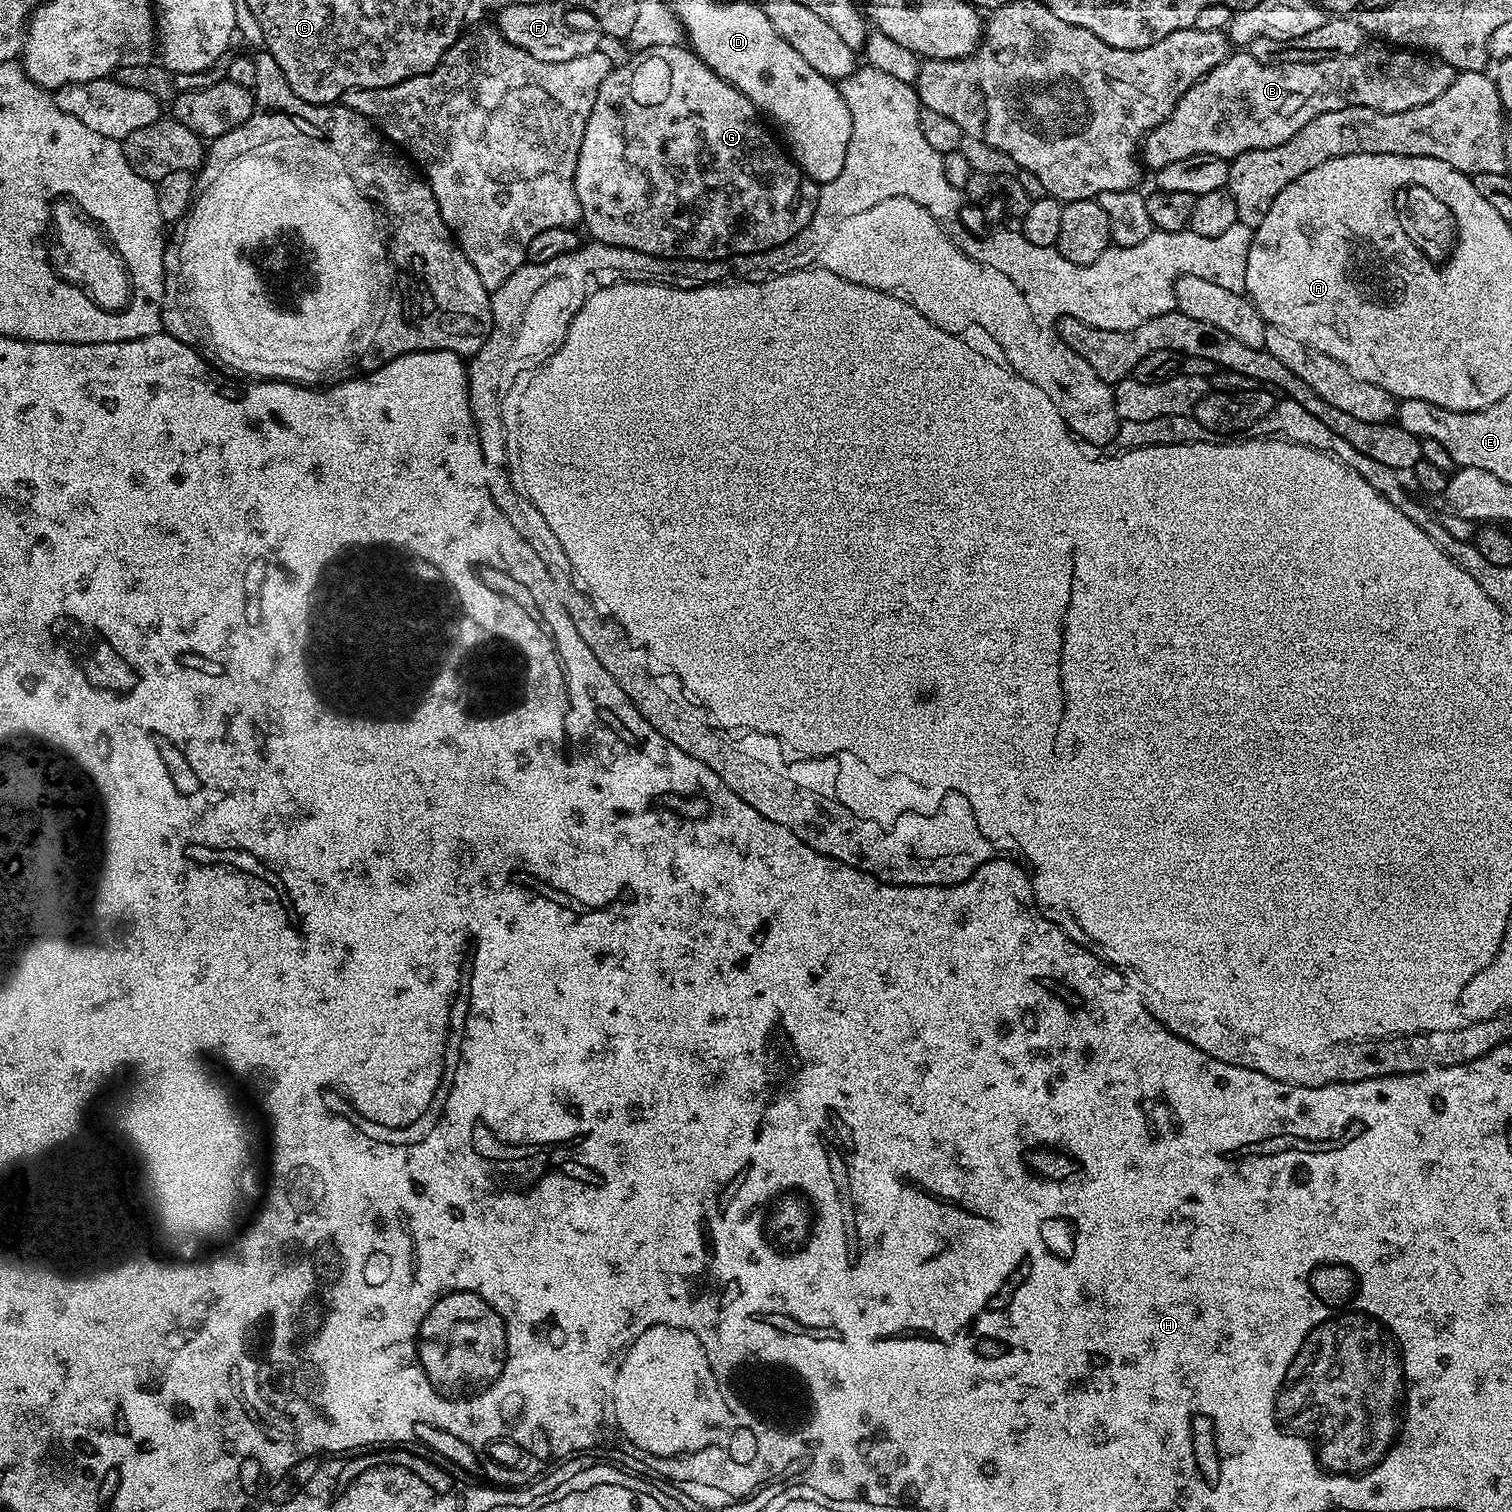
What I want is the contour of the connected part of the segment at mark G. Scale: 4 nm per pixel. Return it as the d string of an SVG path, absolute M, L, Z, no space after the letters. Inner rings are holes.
M679 44L658 46L632 57L633 60L626 61L621 68L620 65L613 67L602 86L598 86L598 98L594 98L594 110L590 110L586 134L582 134L582 150L578 154L574 190L578 194L583 227L588 227L588 232L592 235L589 237L598 244L622 246L638 250L642 254L671 260L725 262L738 256L750 256L768 248L782 246L784 242L794 238L810 222L815 212L816 199L820 197L820 188L815 180L802 178L802 173L791 155L781 147L775 135L772 137L768 133L769 125L762 119L760 109L750 102L750 98L746 98L746 94L742 94L737 88L730 86L730 82L714 74L714 70L710 70L710 66L706 66L706 62L702 62L702 58L698 58L691 47Z

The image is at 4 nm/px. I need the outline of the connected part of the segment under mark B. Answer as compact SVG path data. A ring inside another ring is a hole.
M1365 46L1360 51L1349 56L1331 56L1325 60L1306 62L1305 64L1302 62L1263 64L1262 62L1258 62L1258 58L1251 56L1247 50L1233 51L1222 63L1214 66L1214 70L1206 73L1203 80L1199 80L1190 90L1186 90L1186 94L1182 94L1182 98L1176 103L1174 110L1164 119L1164 122L1145 136L1142 145L1143 163L1147 167L1149 164L1149 169L1155 170L1166 166L1170 162L1178 162L1178 158L1190 158L1194 154L1214 154L1230 162L1238 154L1246 154L1250 150L1262 150L1270 146L1282 146L1282 142L1286 142L1291 136L1298 134L1298 130L1302 130L1302 126L1306 126L1306 122L1310 122L1310 118L1318 118L1318 114L1326 114L1330 110L1346 110L1350 106L1366 106L1370 110L1378 110L1386 114L1398 114L1402 110L1414 110L1414 106L1426 106L1426 102L1434 102L1434 98L1438 98L1438 94L1444 93L1454 82L1454 78L1458 74L1455 68L1450 67L1446 62L1442 62L1437 56L1421 54L1415 50L1401 50L1396 46L1376 47L1380 48Z

